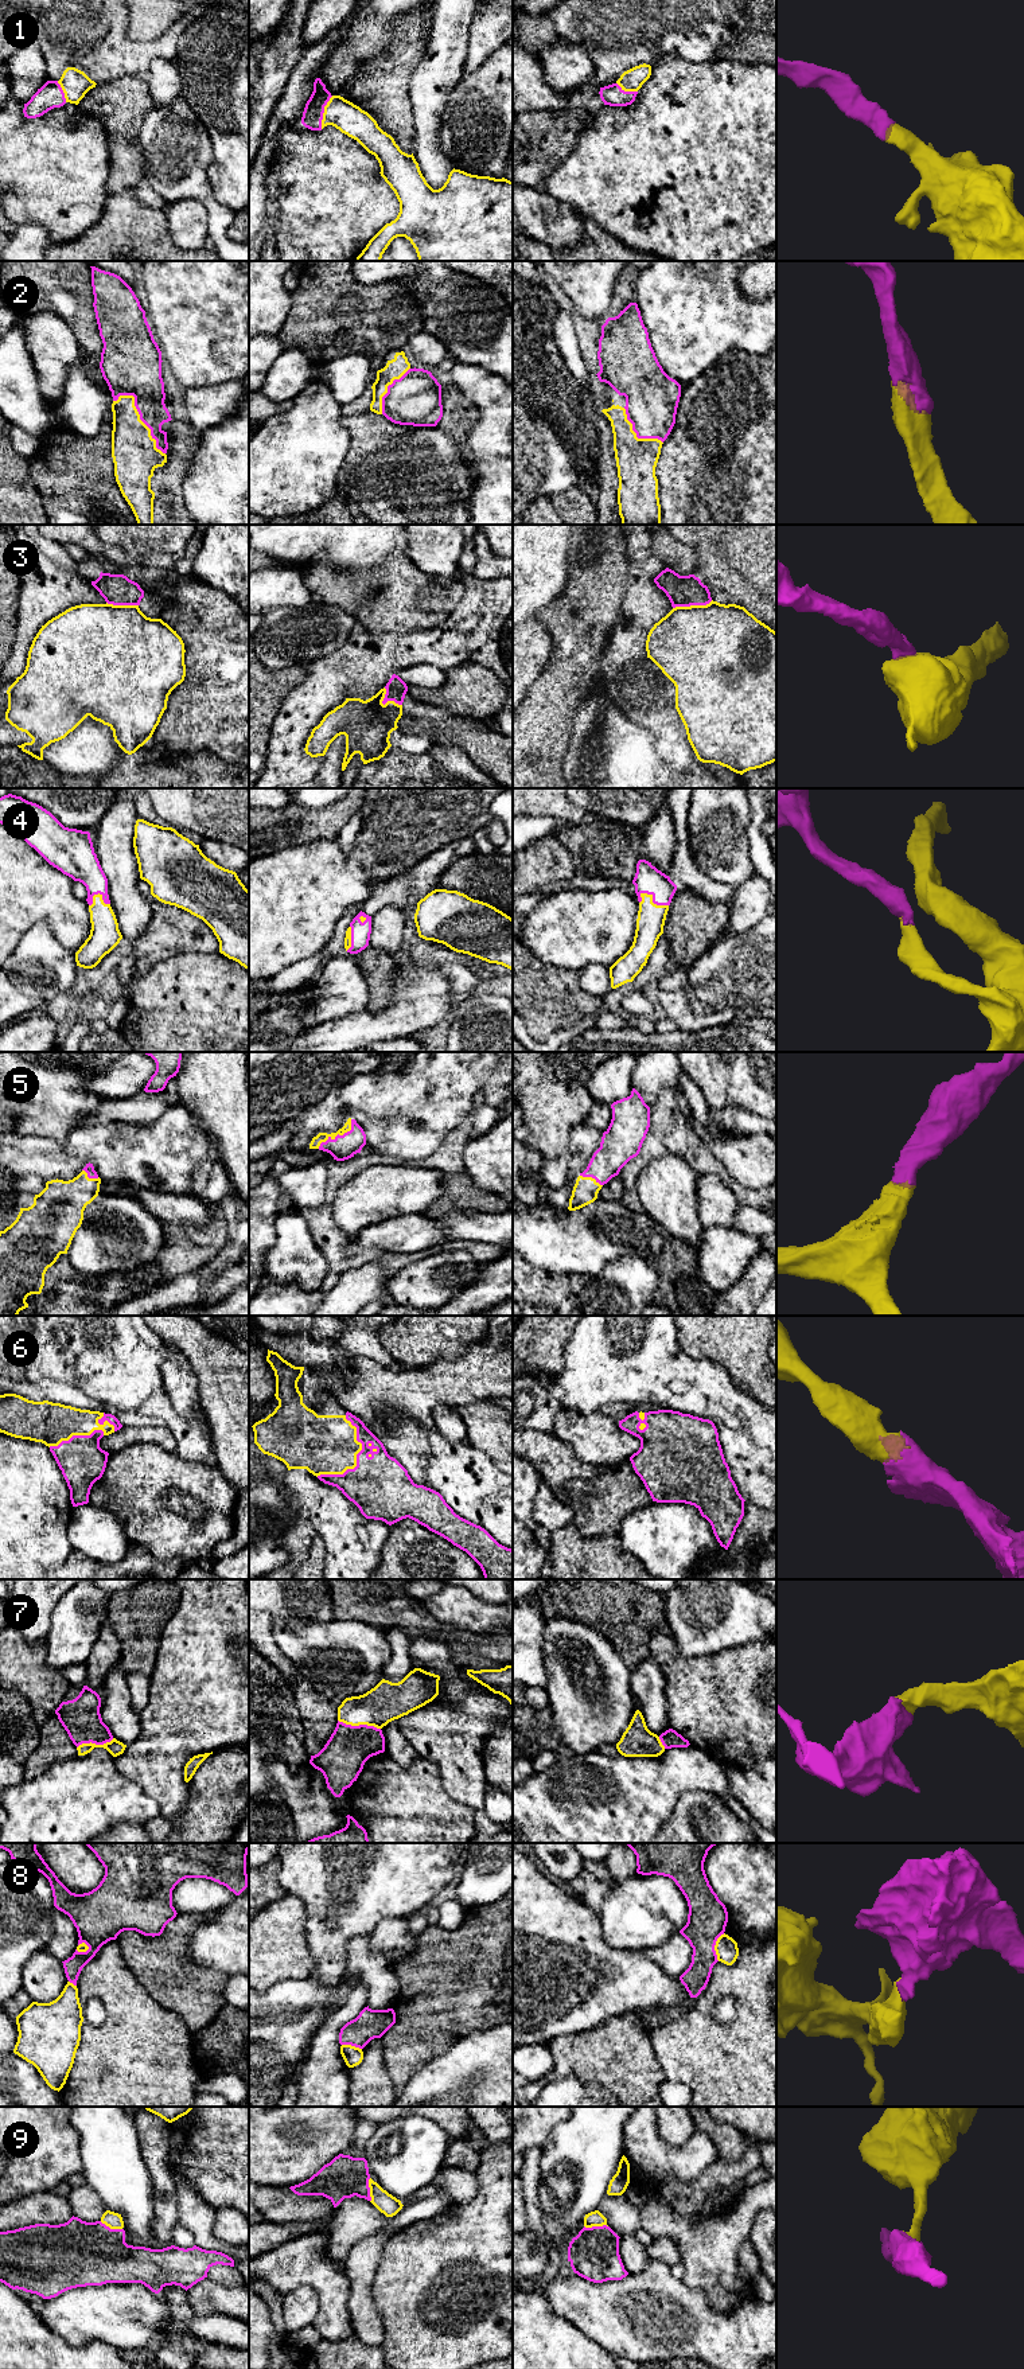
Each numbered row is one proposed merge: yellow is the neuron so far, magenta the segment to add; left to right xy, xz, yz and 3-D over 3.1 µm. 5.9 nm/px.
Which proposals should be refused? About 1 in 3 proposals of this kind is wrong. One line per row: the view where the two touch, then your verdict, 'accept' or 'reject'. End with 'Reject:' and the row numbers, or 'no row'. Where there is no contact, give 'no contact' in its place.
1: contact in xz; accept
2: contact in xy; accept
3: contact in yz; reject
4: contact in yz; accept
5: contact in xz; accept
6: contact in xz; accept
7: contact in xz; accept
8: contact in yz; reject
9: contact in yz; reject
Reject: 3, 8, 9

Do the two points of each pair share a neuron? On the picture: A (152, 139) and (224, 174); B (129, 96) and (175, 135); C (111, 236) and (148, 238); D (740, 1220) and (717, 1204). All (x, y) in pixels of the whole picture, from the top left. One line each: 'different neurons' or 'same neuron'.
A: different neurons
B: different neurons
C: same neuron
D: same neuron

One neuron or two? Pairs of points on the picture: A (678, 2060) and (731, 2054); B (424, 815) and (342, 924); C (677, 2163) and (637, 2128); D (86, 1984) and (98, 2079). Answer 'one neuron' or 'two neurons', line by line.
A: one neuron
B: two neurons
C: one neuron
D: one neuron

